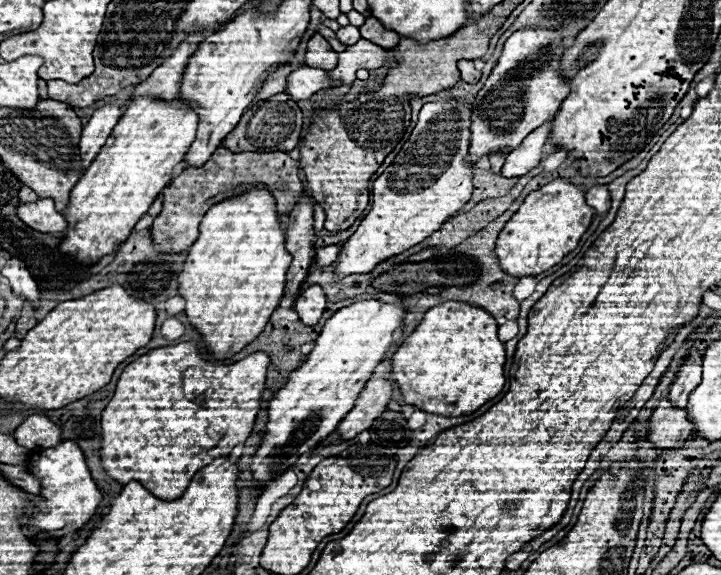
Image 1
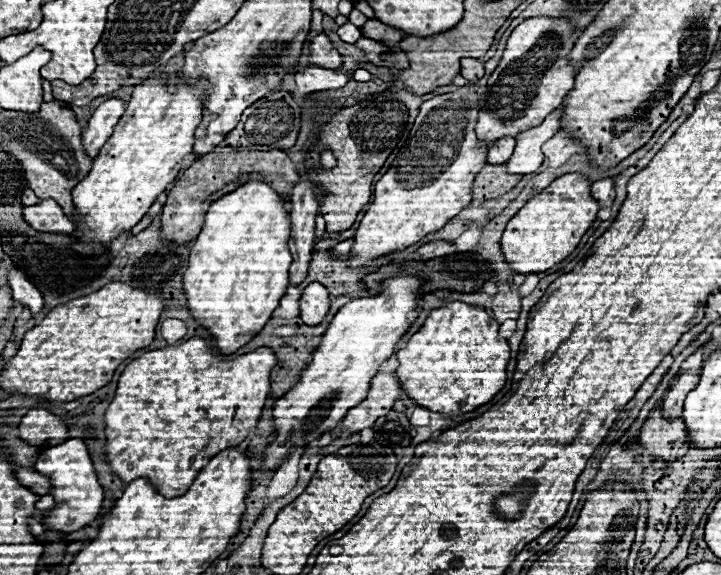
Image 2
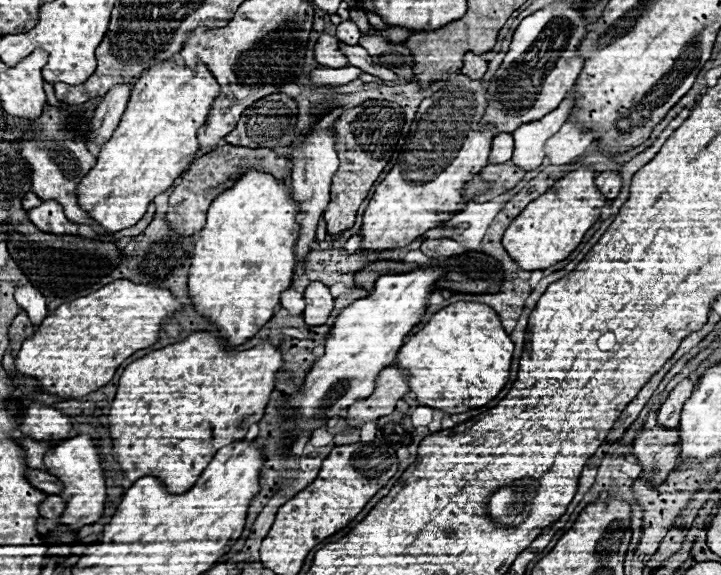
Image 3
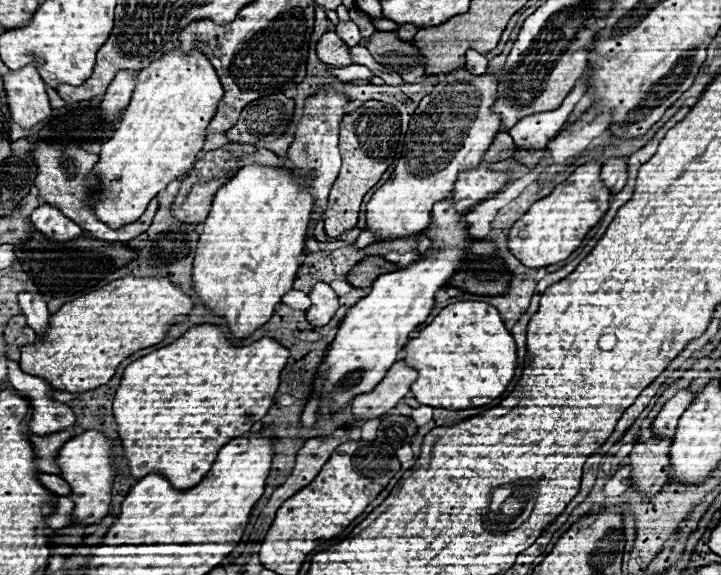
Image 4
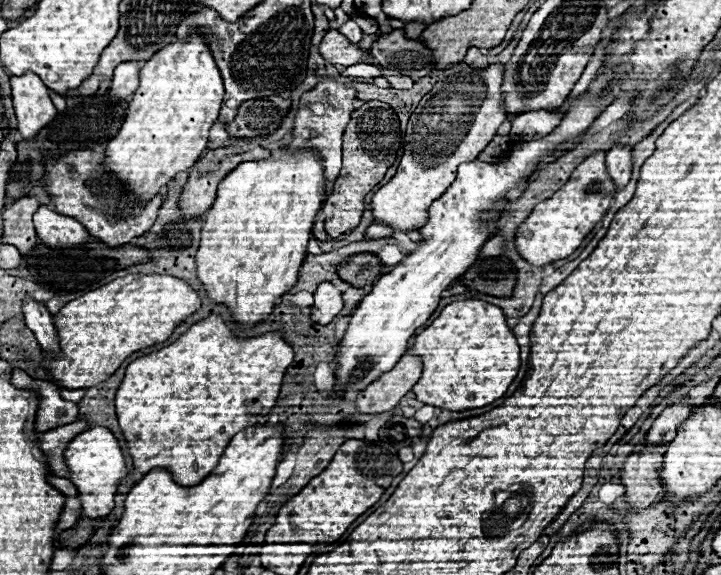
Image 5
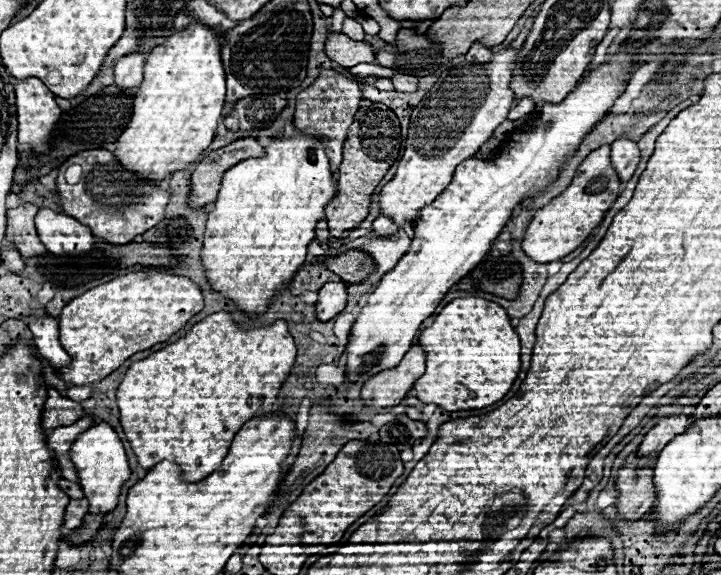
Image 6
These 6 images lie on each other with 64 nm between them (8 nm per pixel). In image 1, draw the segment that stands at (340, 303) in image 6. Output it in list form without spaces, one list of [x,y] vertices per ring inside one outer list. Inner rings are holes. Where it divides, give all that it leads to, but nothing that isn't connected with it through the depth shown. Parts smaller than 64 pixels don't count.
[[[318,284],[308,286],[296,300],[296,312],[306,326],[318,324],[326,310],[326,294]]]

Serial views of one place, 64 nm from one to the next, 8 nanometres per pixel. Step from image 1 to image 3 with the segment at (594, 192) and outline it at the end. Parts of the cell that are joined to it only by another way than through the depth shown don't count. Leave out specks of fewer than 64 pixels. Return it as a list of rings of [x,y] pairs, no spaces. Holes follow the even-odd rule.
[[[618,170],[612,172],[600,172],[600,176],[596,178],[596,184],[600,184],[600,190],[604,192],[604,196],[608,196],[610,200],[614,200],[622,188],[622,178]]]

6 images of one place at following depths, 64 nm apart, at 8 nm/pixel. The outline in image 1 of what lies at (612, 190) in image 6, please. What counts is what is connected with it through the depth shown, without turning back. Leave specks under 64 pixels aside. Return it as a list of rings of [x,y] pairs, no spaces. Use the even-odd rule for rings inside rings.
[[[558,178],[544,188],[530,192],[520,210],[506,222],[496,240],[500,266],[504,268],[504,272],[512,272],[512,276],[520,278],[546,272],[578,246],[594,214],[596,210],[586,204],[584,190],[566,178]]]

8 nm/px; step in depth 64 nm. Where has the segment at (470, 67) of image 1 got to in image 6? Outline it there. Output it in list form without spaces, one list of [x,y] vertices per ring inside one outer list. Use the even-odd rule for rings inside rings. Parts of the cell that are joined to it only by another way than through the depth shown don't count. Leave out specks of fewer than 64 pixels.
[[[480,42],[472,44],[472,48],[470,48],[470,50],[468,50],[468,54],[466,54],[466,60],[480,62],[480,64],[488,62],[490,58],[492,58],[492,52],[490,52],[490,48],[486,48],[486,46],[484,46],[484,44],[480,44]]]

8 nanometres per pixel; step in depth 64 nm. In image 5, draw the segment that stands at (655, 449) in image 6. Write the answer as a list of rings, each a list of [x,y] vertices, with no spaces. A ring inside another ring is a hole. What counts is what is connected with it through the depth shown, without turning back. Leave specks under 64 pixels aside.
[[[680,402],[668,406],[652,424],[652,428],[646,434],[646,446],[658,446],[668,444],[668,440],[676,438],[678,426],[690,416],[690,404]]]

